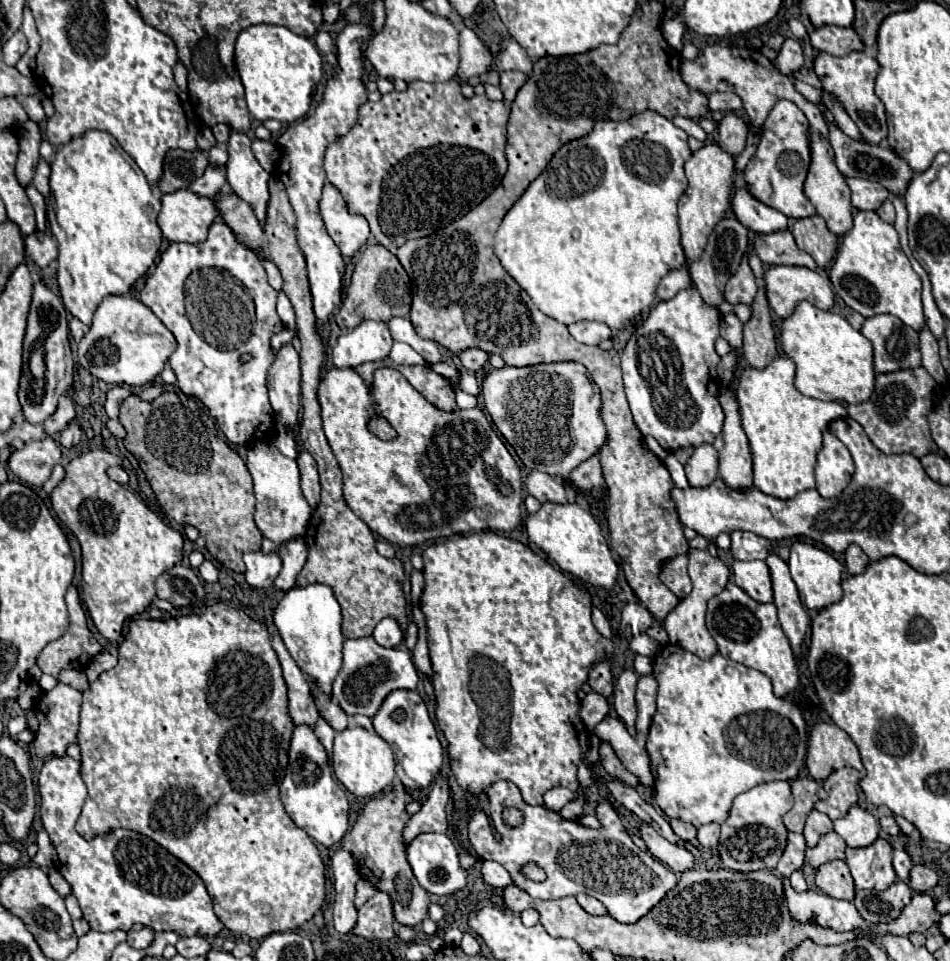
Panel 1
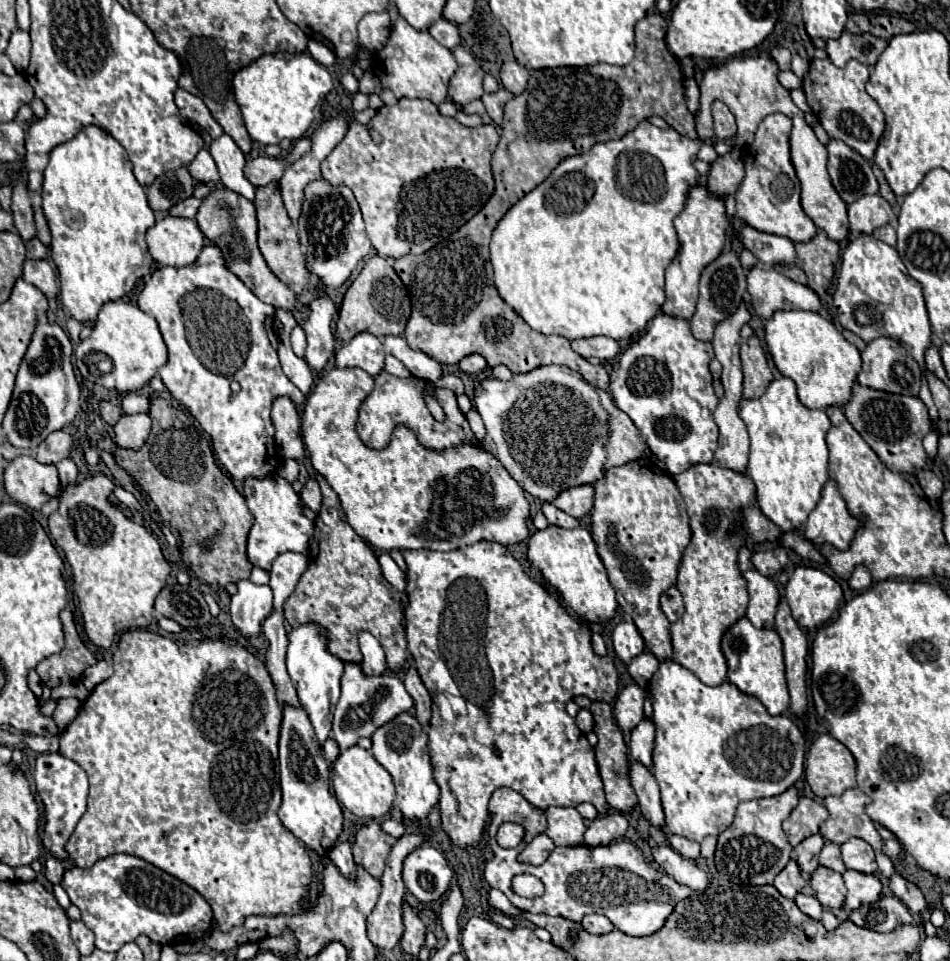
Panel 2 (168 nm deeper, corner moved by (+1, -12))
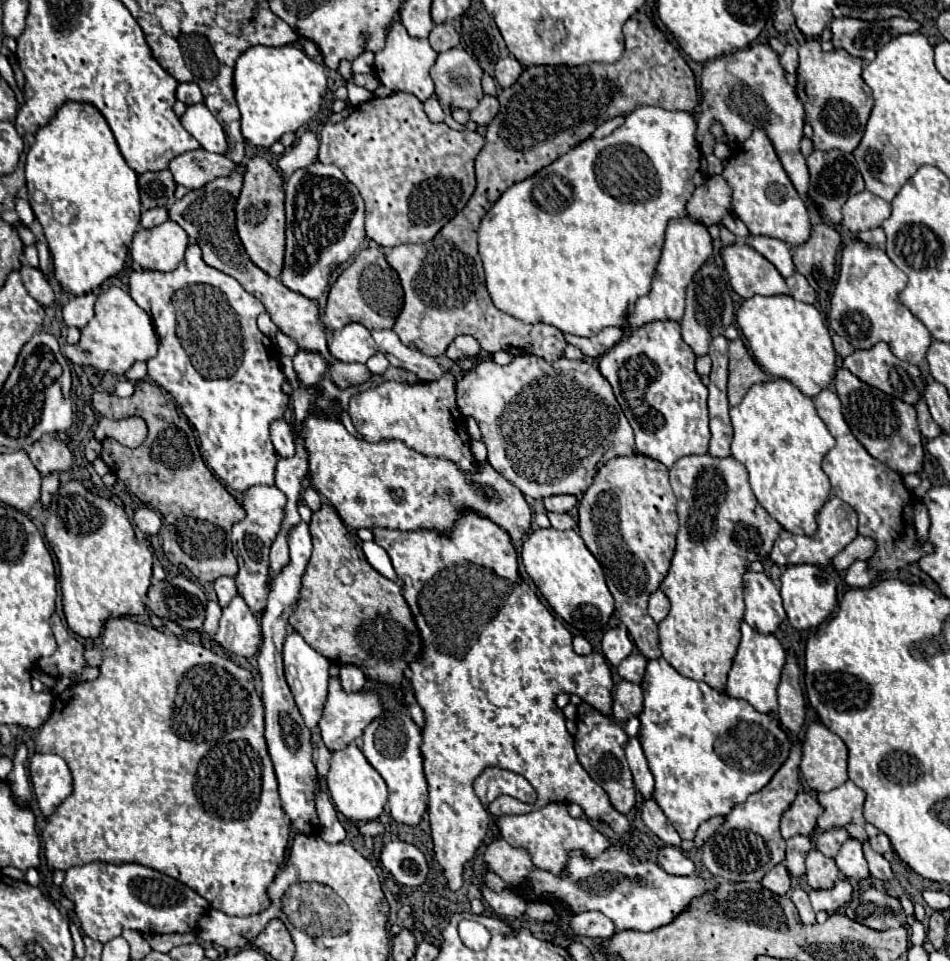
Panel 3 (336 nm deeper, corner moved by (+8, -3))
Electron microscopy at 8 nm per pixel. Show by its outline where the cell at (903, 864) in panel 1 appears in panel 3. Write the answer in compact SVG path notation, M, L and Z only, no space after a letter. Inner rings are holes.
M845 781L837 789L819 793L819 803L825 809L819 823L821 831L829 831L833 827L845 827L845 831L859 839L867 841L865 833L865 817L863 817L863 801L865 791L859 789L853 781Z

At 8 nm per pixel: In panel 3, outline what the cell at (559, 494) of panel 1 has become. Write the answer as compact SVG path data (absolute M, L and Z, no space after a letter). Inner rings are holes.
M547 511L547 517L551 521L551 527L555 527L555 529L575 529L577 527L577 523L573 521L573 517L569 513Z

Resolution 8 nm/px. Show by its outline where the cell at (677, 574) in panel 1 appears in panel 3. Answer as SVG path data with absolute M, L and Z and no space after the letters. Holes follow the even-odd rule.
M657 589L655 593L651 593L651 597L649 597L649 609L647 609L647 611L649 611L649 615L651 615L657 623L667 617L669 609L671 609L671 603L669 603L667 595L665 595L661 589Z

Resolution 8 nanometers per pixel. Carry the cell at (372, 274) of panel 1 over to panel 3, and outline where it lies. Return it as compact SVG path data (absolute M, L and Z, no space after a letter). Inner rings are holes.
M365 247L331 287L327 309L323 313L323 323L329 331L341 331L345 325L353 321L365 325L371 331L391 329L399 315L401 303L403 289L399 283L399 275L385 261L385 255L379 247Z

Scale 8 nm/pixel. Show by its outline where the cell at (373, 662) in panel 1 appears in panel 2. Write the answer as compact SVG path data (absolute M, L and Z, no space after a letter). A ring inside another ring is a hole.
M346 662L342 674L342 694L334 710L334 722L332 722L332 738L340 746L340 750L356 746L358 738L370 738L376 728L390 722L394 716L408 712L414 706L414 700L406 692L402 680L392 674L382 676L364 676L362 668L358 664Z

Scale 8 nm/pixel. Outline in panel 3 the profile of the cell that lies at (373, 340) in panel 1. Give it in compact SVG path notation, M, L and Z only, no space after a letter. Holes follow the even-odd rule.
M349 323L331 341L329 351L339 361L365 363L369 357L373 357L377 353L377 343L373 341L367 327L363 327L361 323Z

